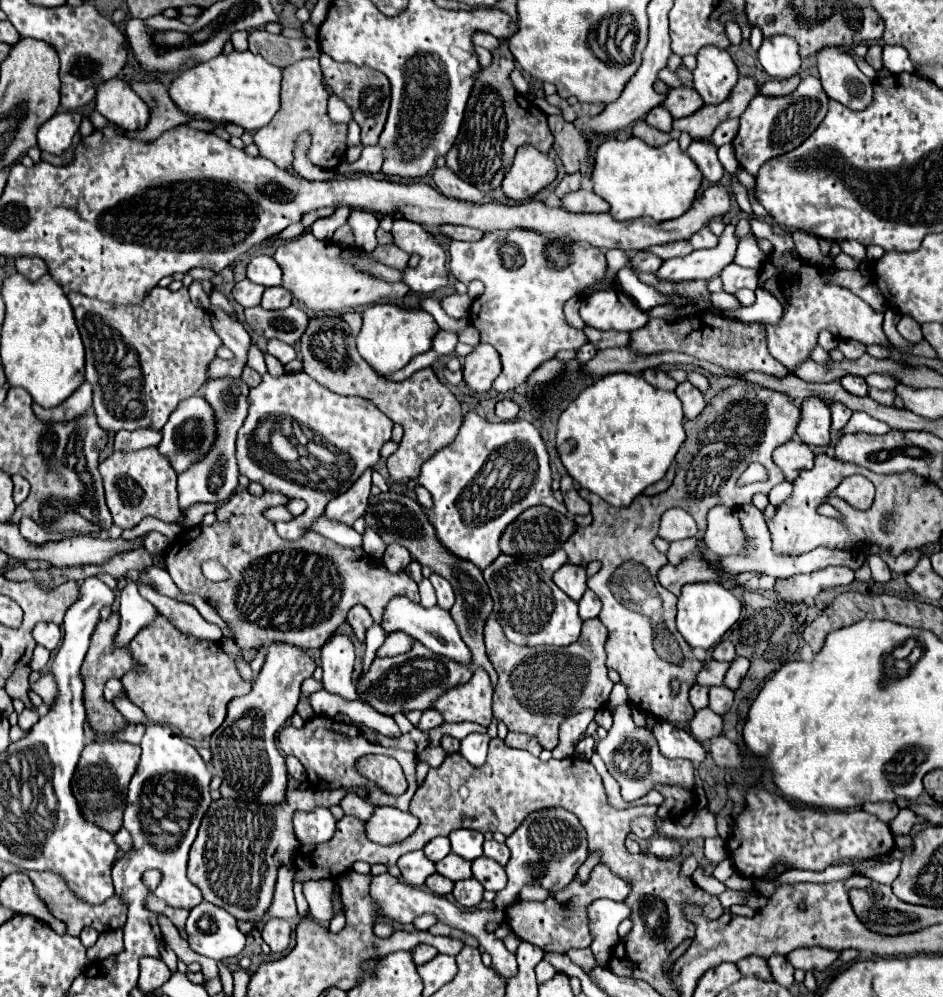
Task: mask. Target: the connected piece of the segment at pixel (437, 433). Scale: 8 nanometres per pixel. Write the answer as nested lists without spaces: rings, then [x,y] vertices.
[[[358,312],[312,318],[308,330],[302,336],[300,356],[304,362],[304,372],[336,394],[370,400],[394,424],[400,424],[404,428],[404,438],[400,448],[388,458],[388,472],[394,480],[414,480],[420,474],[420,466],[456,438],[456,432],[462,424],[460,402],[448,390],[448,386],[436,378],[432,368],[422,368],[404,382],[388,382],[376,374],[368,364],[364,364],[356,350],[360,326],[362,318]]]

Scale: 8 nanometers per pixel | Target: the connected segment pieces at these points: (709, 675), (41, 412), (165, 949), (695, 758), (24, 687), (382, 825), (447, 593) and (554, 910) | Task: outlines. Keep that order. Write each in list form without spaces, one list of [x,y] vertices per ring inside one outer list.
[[[710,660],[704,664],[704,668],[698,674],[698,684],[700,686],[720,686],[724,680],[724,674],[728,672],[730,664],[728,662],[718,662],[718,660]]]
[[[88,382],[80,386],[76,392],[72,392],[72,396],[68,396],[68,400],[64,400],[64,404],[56,408],[40,408],[38,404],[32,404],[34,414],[46,422],[74,420],[82,416],[82,412],[86,412],[90,406],[92,406],[92,386]]]
[[[163,940],[159,945],[159,951],[162,960],[164,963],[170,968],[171,971],[174,971],[177,969],[177,961],[178,957],[174,953],[174,951],[167,945],[165,940]]]
[[[660,722],[660,732],[652,732],[656,736],[656,742],[660,746],[660,754],[664,754],[666,758],[686,758],[694,764],[704,762],[706,758],[706,750],[704,746],[686,730],[668,724],[668,722]]]
[[[20,666],[10,678],[8,678],[8,682],[6,682],[6,692],[8,692],[8,696],[10,698],[18,698],[18,700],[22,700],[26,706],[32,706],[32,702],[28,700],[28,696],[26,696],[26,692],[28,692],[28,676],[30,676],[30,666]]]
[[[378,806],[366,822],[366,834],[376,844],[396,844],[408,838],[418,828],[416,816],[392,806]]]
[[[430,574],[430,582],[436,588],[436,596],[438,596],[438,606],[444,610],[450,610],[454,604],[454,590],[450,586],[448,580],[444,580],[440,574]]]
[[[606,864],[594,866],[586,882],[580,882],[578,878],[568,884],[568,888],[562,888],[560,892],[550,892],[546,900],[534,902],[534,900],[516,900],[506,908],[506,922],[512,928],[516,936],[524,942],[532,942],[544,952],[558,952],[566,954],[570,948],[588,948],[592,944],[592,934],[590,934],[590,920],[586,914],[586,908],[598,900],[598,898],[608,898],[614,902],[626,900],[630,892],[630,884],[610,872]]]

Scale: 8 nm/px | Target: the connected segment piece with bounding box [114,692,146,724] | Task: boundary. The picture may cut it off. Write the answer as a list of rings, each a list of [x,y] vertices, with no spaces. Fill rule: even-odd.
[[[122,692],[118,698],[114,698],[114,706],[116,710],[130,722],[130,724],[140,724],[142,720],[146,720],[144,712],[140,708],[136,708],[128,698],[126,698],[126,692]]]

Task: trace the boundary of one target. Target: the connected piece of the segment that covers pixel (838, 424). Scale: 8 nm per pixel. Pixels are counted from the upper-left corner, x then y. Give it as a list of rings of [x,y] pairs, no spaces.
[[[838,402],[832,404],[830,410],[832,410],[832,430],[834,432],[842,432],[842,428],[846,426],[846,422],[852,416],[852,410],[844,408],[844,404],[838,404]]]

